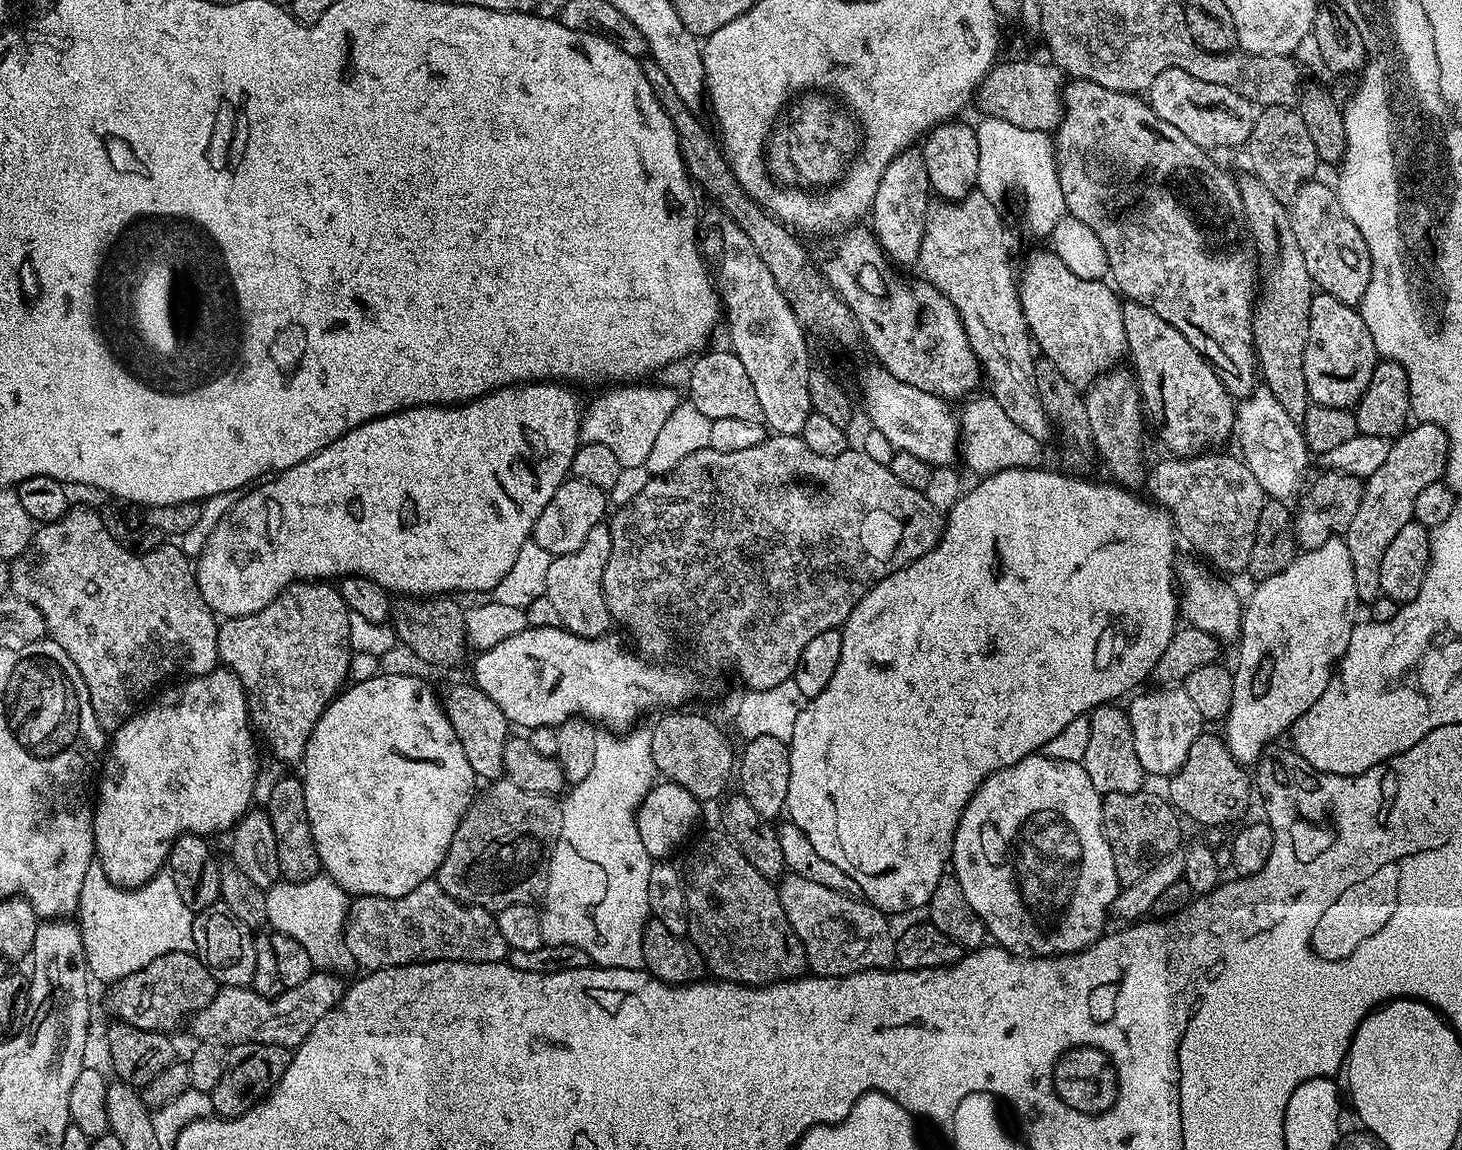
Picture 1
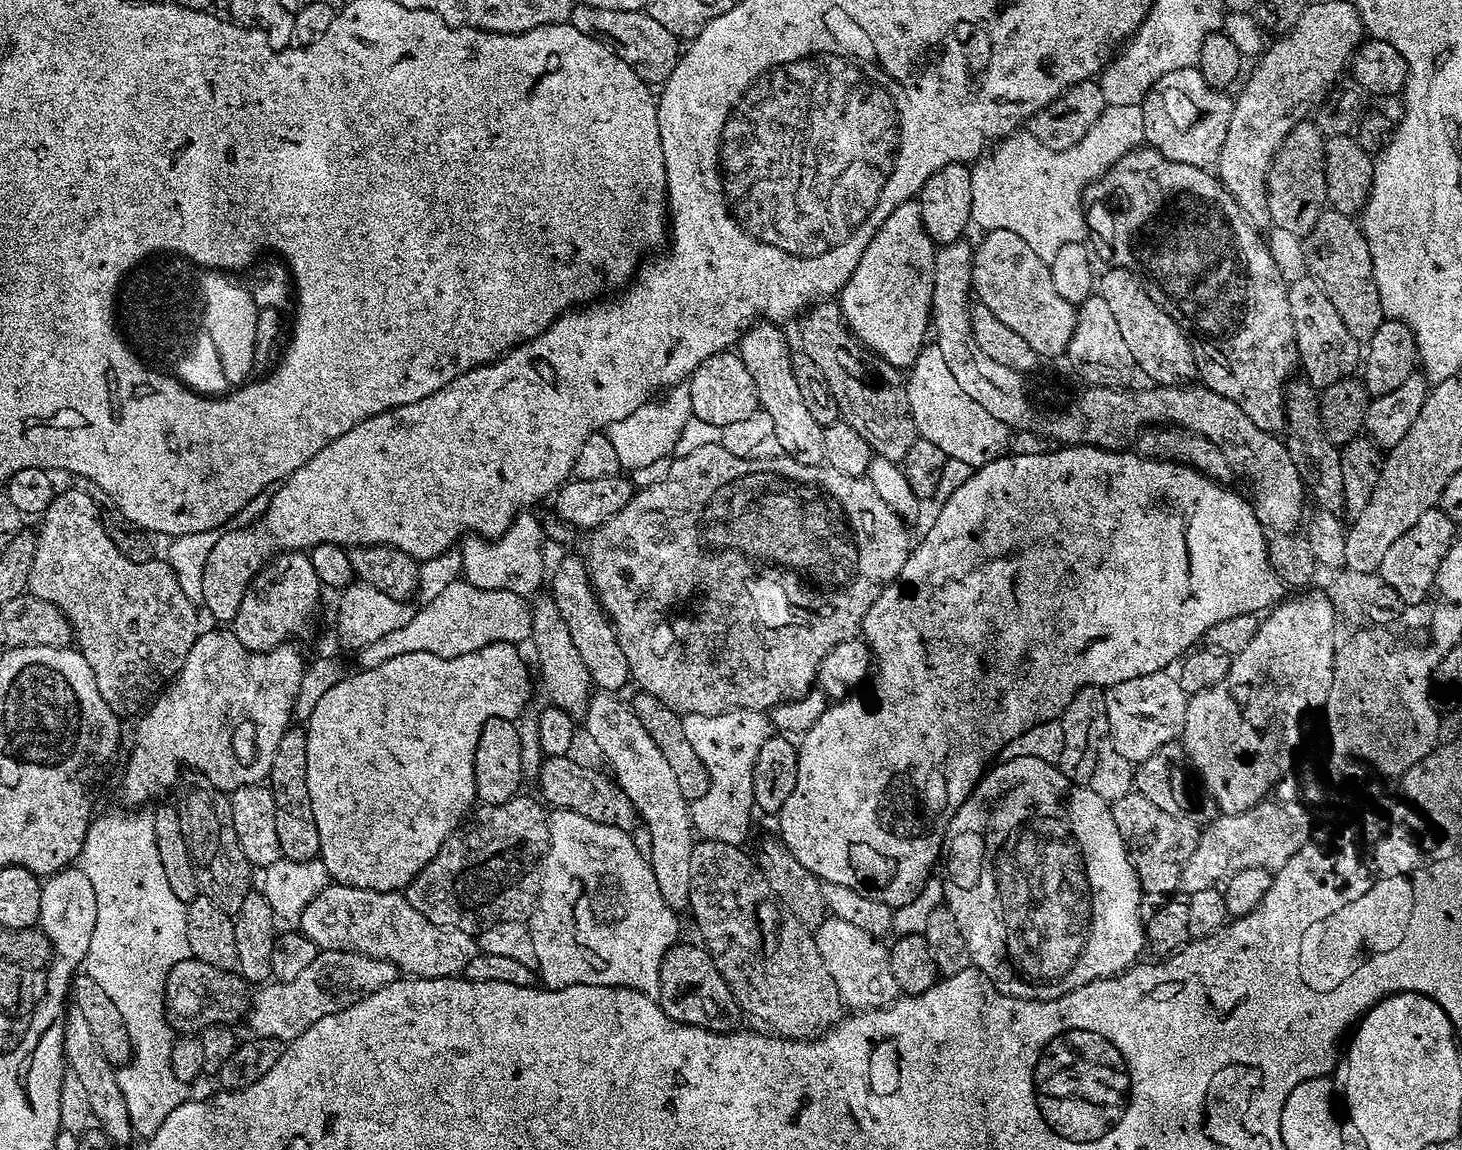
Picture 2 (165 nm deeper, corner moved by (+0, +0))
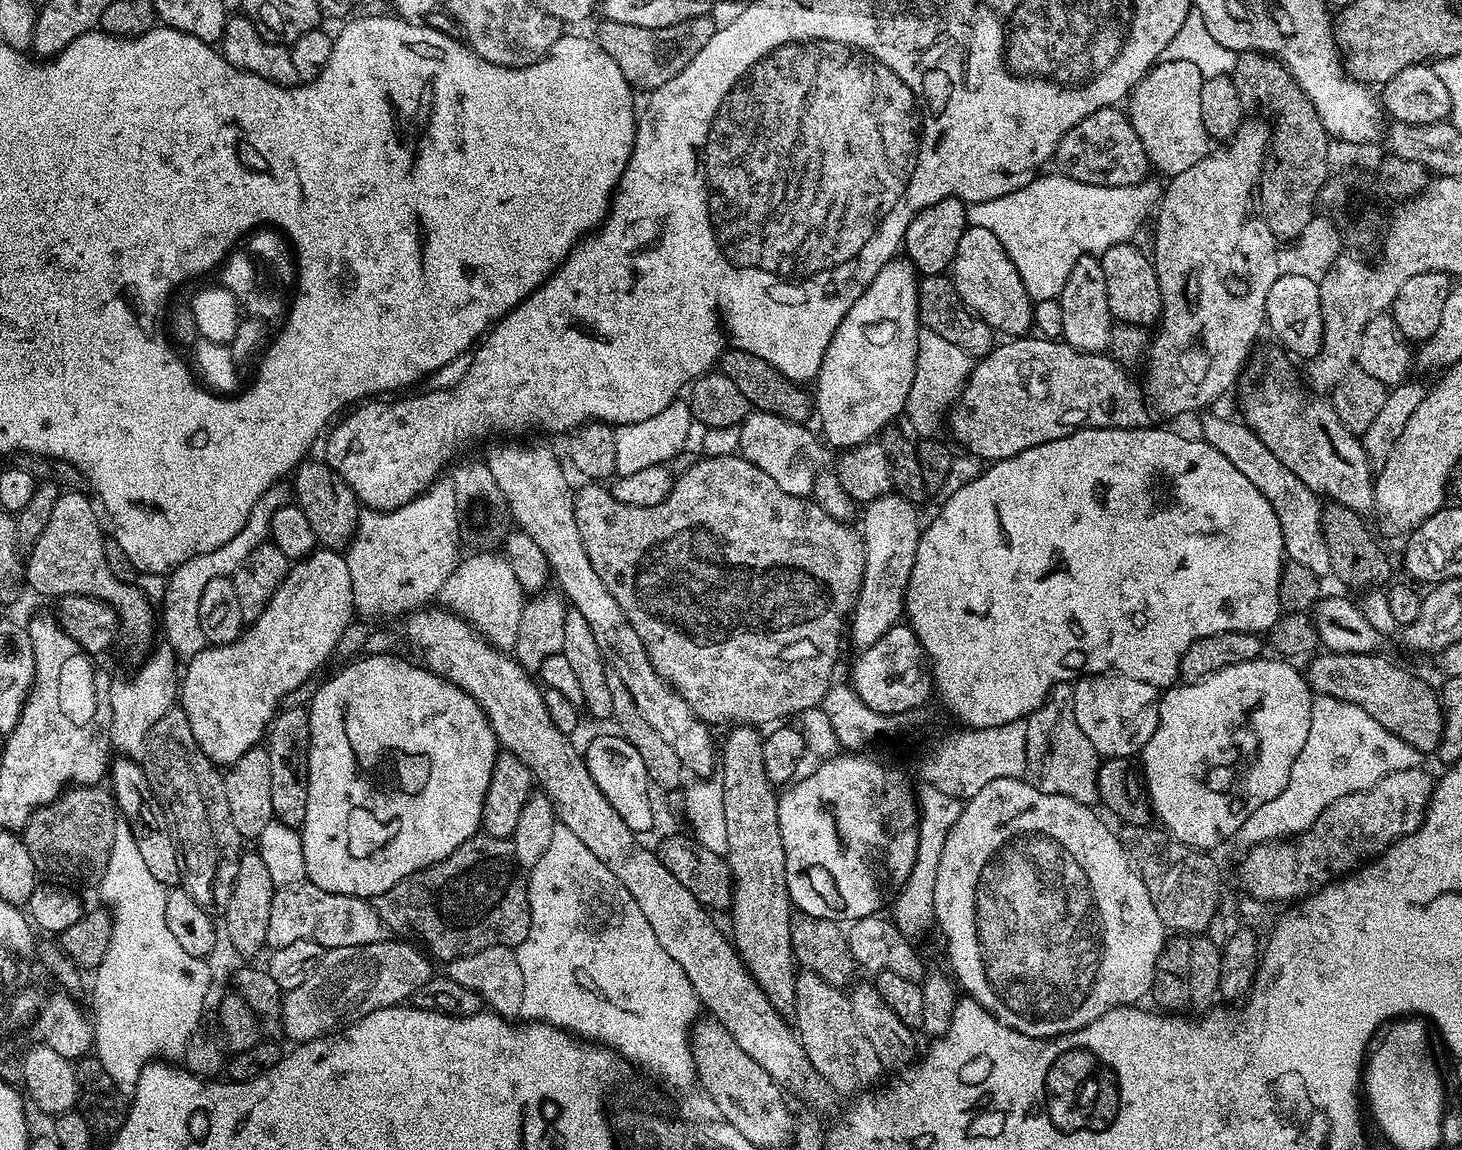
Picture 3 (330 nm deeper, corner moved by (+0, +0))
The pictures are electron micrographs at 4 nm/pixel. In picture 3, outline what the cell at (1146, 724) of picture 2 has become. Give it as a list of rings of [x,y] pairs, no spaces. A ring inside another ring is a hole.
[[[1093,674],[1075,681],[1072,689],[1074,718],[1082,726],[1082,734],[1090,738],[1090,746],[1101,758],[1135,757],[1150,742],[1150,734],[1158,726],[1160,706],[1158,689],[1145,680],[1119,674]]]

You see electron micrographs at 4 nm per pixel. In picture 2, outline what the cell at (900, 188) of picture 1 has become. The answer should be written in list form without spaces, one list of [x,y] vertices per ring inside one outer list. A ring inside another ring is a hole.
[[[907,200],[878,226],[858,266],[854,266],[854,274],[838,293],[848,331],[867,351],[901,370],[911,369],[926,343],[924,335],[930,332],[936,250],[926,226],[922,226],[919,203]]]

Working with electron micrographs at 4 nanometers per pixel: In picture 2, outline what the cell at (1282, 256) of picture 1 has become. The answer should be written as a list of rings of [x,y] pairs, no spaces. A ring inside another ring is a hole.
[[[1307,378],[1289,379],[1284,390],[1284,428],[1282,439],[1288,448],[1290,462],[1298,470],[1307,495],[1319,511],[1340,514],[1344,512],[1344,491],[1342,490],[1342,462],[1340,448],[1330,442],[1320,417],[1320,398],[1317,389]]]

